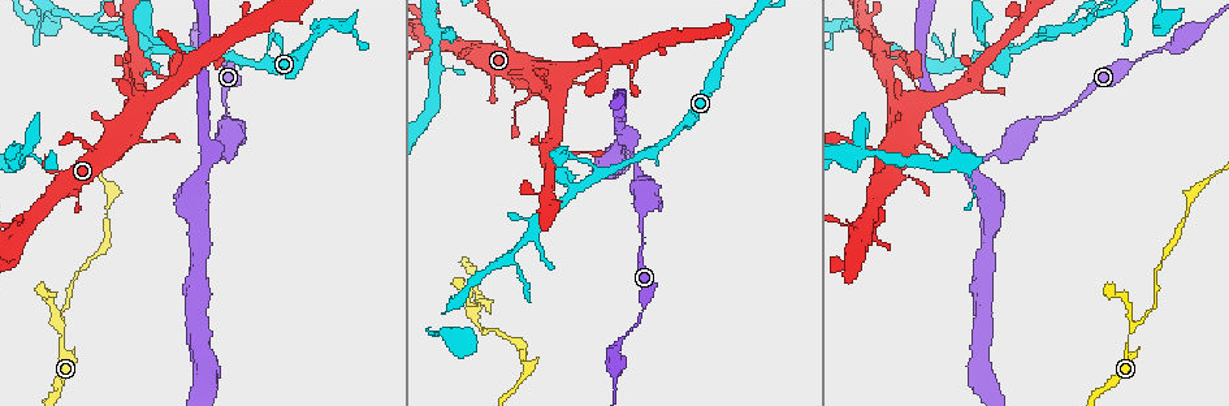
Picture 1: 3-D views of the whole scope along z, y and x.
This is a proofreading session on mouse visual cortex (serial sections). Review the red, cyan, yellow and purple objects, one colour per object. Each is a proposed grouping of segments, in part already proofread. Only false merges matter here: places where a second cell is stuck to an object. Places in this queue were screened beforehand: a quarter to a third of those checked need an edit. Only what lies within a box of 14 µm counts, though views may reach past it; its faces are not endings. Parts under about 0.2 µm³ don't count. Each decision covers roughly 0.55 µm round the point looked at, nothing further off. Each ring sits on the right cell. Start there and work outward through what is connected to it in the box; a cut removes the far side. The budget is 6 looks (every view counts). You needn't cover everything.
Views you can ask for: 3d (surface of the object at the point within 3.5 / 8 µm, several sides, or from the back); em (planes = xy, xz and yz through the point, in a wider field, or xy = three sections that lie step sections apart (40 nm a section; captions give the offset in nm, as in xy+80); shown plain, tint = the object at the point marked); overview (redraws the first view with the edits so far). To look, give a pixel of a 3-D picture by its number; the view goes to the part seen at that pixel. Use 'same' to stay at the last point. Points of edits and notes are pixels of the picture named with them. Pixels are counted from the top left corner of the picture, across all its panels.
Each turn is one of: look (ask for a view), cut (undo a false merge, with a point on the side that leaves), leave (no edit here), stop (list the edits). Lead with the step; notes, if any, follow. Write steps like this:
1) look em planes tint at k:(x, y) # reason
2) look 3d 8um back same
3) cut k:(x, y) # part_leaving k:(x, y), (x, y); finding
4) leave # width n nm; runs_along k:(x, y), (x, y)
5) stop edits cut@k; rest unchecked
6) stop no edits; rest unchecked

look 3d 3.5um at 1:(63, 334) # thin neck

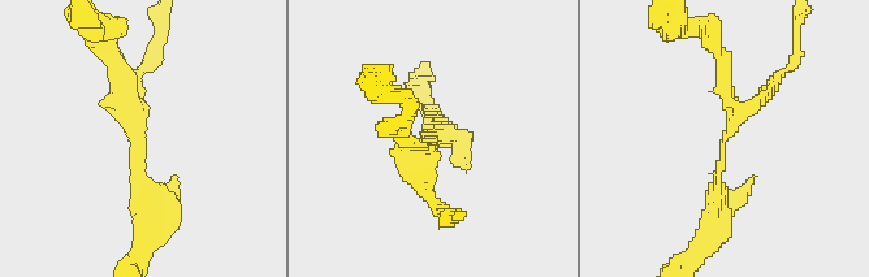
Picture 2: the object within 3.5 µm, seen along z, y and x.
look em xy step 2 plain at 2:(430, 135) # shape alone is not enough

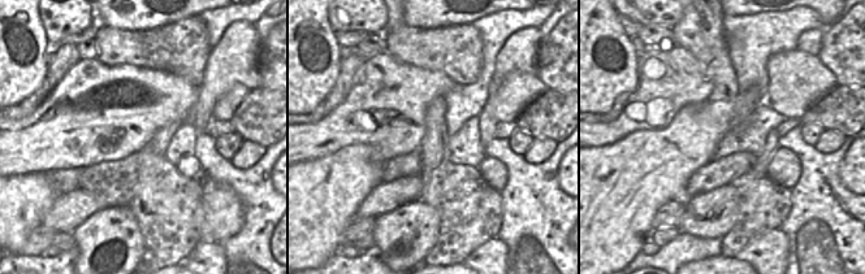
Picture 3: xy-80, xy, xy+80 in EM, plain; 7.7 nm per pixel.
look em xy step 2 tint same

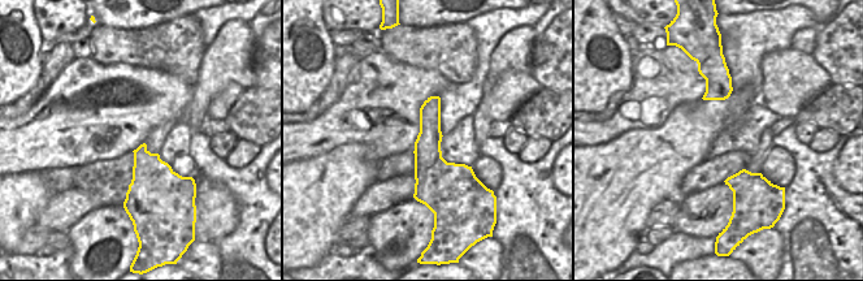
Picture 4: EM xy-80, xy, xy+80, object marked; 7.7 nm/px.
cut 2:(141, 130) # part_leaving 2:(141, 180), (117, 112), (137, 79); a second cell is stuck on

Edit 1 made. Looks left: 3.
look 3d 8um at 1:(187, 51) # three arms meet

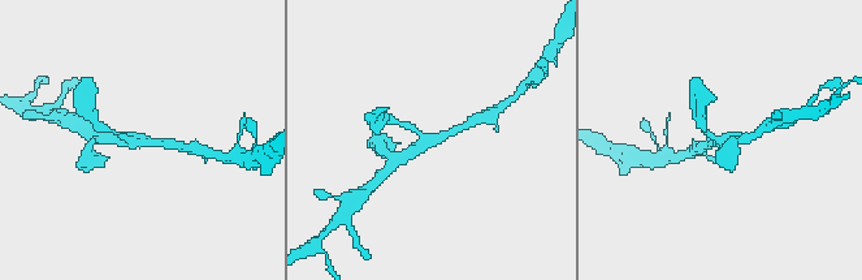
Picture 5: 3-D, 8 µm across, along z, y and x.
look em xy step 1 tint at 5:(722, 139) # arms 3; arm_widths 150, 250, 250 nm

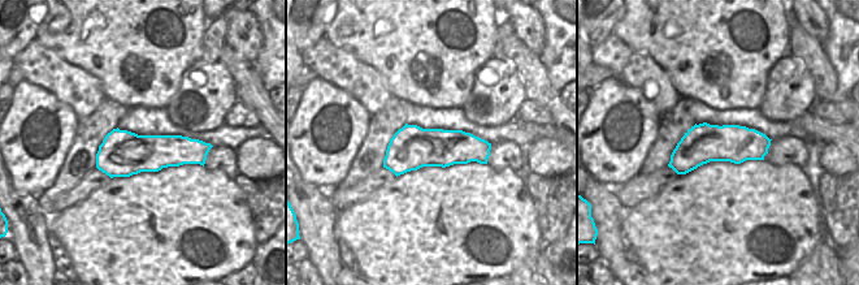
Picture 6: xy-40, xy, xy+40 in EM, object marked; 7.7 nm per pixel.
leave # runs_along 5:(466, 125), (432, 138), (399, 163); all the same cell

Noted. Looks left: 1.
stop edits cut@2; rest unchecked

